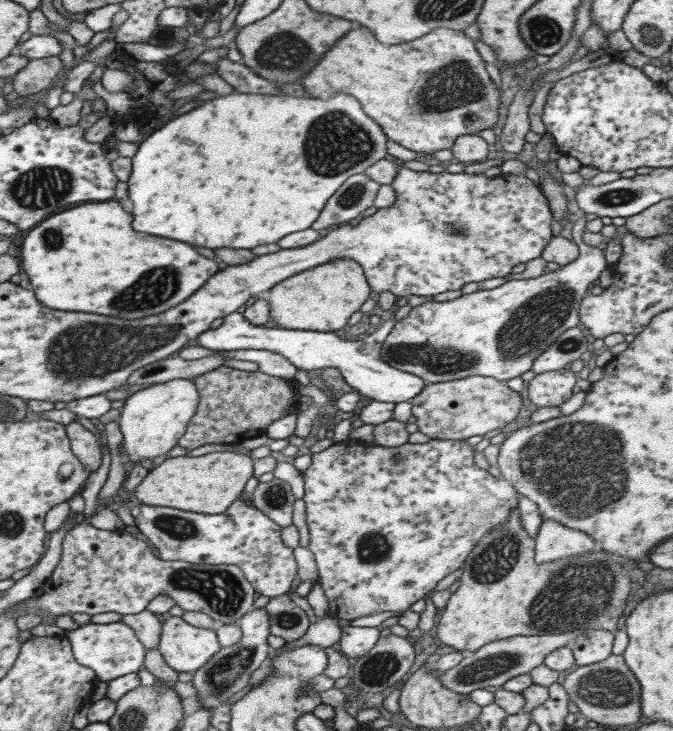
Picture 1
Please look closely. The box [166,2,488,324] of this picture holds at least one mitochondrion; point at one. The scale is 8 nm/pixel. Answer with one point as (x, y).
(336, 142)

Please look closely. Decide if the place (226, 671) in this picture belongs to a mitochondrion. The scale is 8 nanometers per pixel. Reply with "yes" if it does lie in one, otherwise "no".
yes

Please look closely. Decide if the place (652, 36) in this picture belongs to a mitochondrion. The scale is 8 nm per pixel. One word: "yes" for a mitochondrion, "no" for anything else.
yes

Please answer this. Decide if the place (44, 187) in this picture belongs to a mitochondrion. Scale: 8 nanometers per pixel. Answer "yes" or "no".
yes

